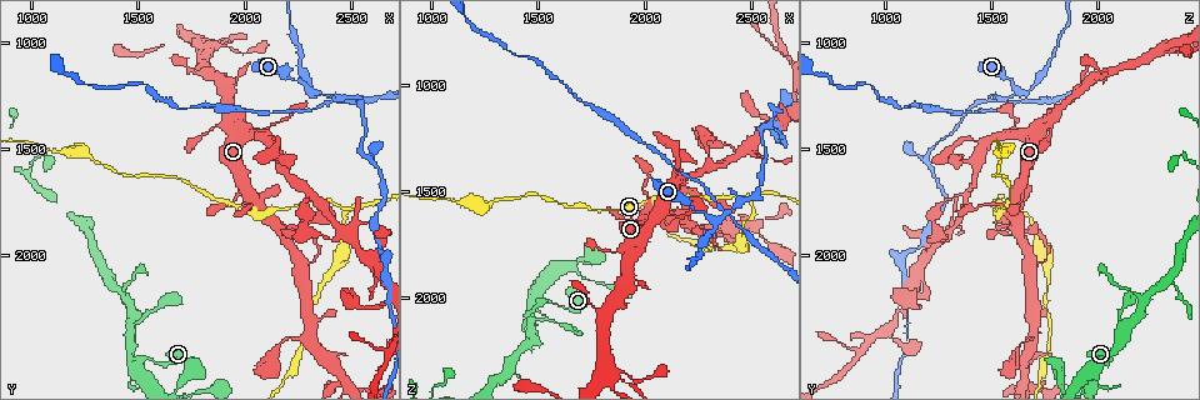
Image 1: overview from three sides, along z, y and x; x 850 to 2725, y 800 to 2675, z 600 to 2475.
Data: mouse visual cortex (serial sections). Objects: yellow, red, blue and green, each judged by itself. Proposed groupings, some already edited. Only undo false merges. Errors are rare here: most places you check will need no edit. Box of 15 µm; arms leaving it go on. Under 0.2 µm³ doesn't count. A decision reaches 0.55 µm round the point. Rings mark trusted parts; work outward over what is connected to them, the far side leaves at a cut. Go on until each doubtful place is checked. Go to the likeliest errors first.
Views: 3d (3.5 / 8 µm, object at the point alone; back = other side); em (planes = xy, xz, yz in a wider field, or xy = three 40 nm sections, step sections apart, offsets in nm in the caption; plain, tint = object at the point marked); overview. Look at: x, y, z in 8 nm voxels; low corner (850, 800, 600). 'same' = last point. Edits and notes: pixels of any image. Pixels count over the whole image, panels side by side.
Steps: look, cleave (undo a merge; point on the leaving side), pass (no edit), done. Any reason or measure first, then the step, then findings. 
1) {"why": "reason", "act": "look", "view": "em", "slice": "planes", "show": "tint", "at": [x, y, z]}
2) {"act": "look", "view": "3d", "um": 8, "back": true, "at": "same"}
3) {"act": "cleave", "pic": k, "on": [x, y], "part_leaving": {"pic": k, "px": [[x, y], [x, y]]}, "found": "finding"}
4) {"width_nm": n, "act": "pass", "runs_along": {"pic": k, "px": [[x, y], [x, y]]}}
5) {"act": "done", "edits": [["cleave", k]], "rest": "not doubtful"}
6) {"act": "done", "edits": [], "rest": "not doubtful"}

{"why": "a fork", "act": "look", "view": "3d", "um": 3.5, "at": [2390, 1250, 1590]}

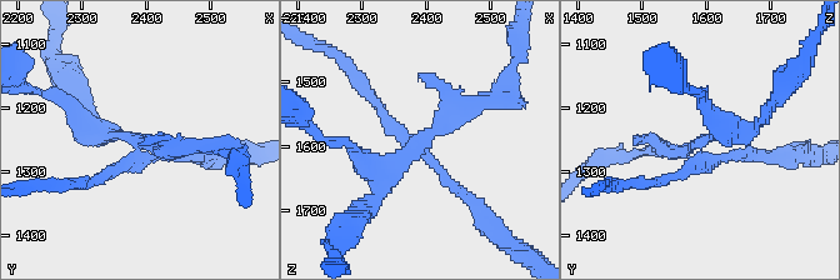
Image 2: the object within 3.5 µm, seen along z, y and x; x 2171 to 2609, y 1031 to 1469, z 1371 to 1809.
{"arms": 4, "arm_widths_nm": [150, 150, 200, 300], "act": "look", "view": "em", "slice": "xy", "step": 3, "show": "tint", "at": [2385, 1245, 1600]}

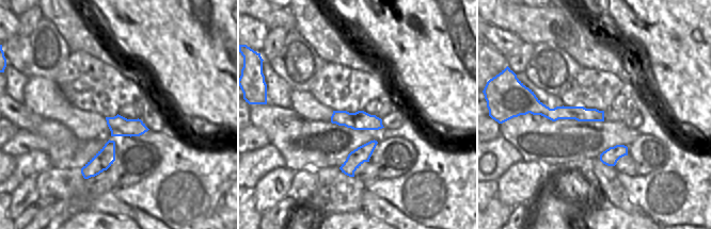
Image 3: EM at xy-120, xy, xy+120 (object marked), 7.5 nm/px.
{"act": "cleave", "pic": 2, "on": [739, 155], "part_leaving": {"pic": 2, "px": [[701, 153], [679, 176], [618, 184]]}, "found": "a second cell is stuck on"}

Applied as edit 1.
{"act": "look", "view": "3d", "um": 3.5, "back": true, "at": [2480, 1790, 1530]}

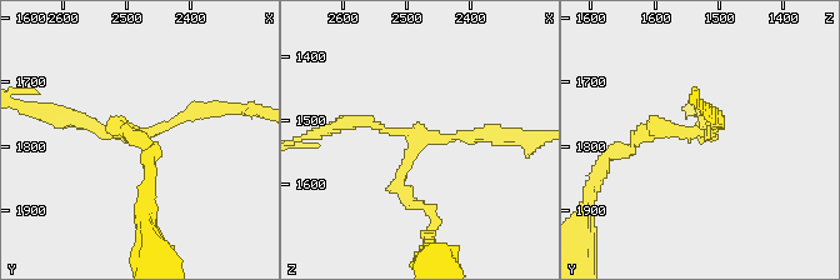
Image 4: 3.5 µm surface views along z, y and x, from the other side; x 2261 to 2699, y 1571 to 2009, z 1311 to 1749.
{"act": "look", "view": "em", "slice": "xy", "step": 3, "show": "tint", "at": [2470, 1785, 1530]}

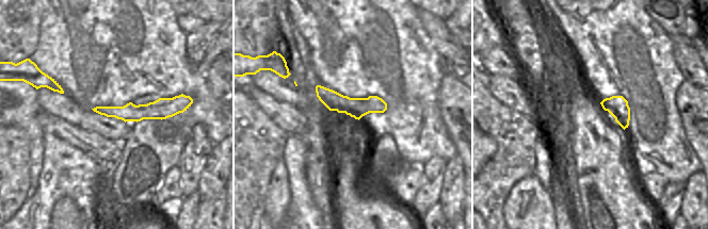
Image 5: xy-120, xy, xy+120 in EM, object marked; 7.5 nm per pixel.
{"arm_widths_nm": [150, 200, 200], "act": "cleave", "pic": 4, "on": [398, 181], "border": {"pic": 5, "px": [[367, 98], [367, 107], [370, 112]]}, "found": "two cells meet here"}

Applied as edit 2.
{"why": "a narrow waist", "act": "look", "view": "3d", "um": 3.5, "at": [2320, 1230, 1640]}

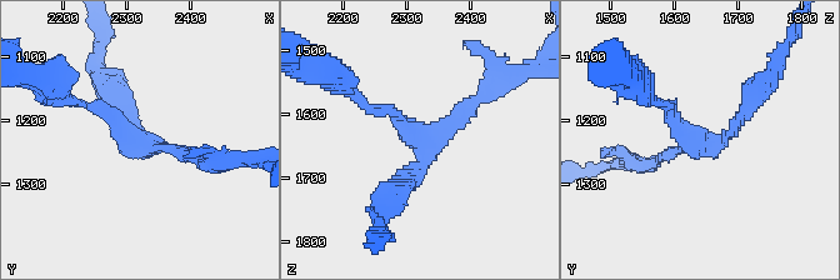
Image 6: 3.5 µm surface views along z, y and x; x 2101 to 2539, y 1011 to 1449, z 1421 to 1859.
{"arms": 3, "arm_widths_nm": [150, 150, 200], "act": "look", "view": "em", "slice": "xy", "step": 1, "show": "tint", "at": [2320, 1230, 1640]}

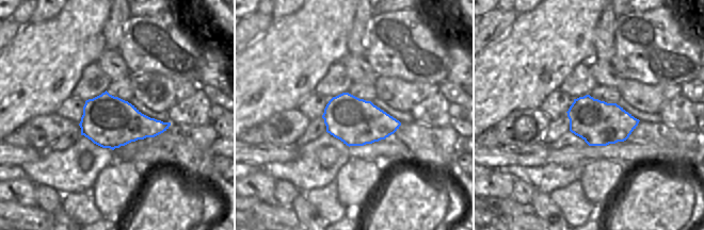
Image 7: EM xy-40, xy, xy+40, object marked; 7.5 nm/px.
{"act": "pass", "runs_along": {"pic": 6, "px": [[84, 104], [130, 139], [203, 161]]}, "found": "one cell here"}

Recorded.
{"why": "sharp bend", "act": "look", "view": "3d", "um": 3.5, "at": [2480, 2600, 1660]}

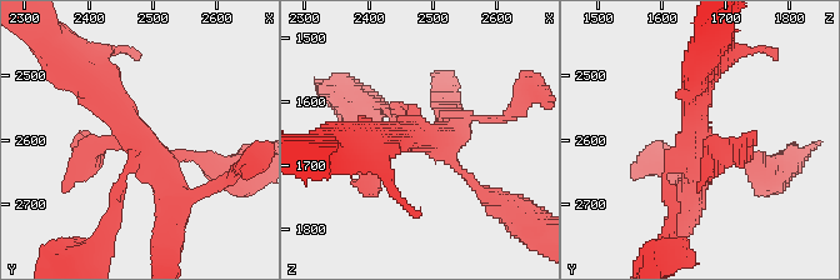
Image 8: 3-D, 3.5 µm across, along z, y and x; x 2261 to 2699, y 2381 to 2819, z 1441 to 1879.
{"act": "look", "view": "em", "slice": "xy", "step": 2, "show": "tint", "at": [2480, 2595, 1655]}

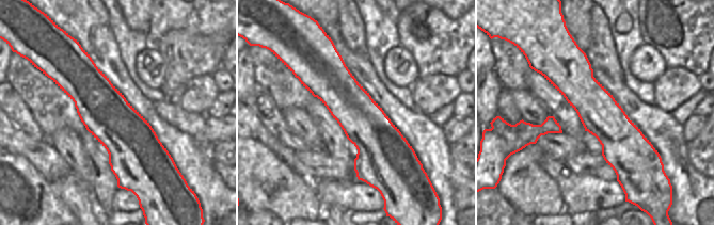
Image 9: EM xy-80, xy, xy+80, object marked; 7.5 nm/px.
{"why": "cut it another way", "act": "look", "view": "em", "slice": "planes", "show": "tint", "at": "same"}

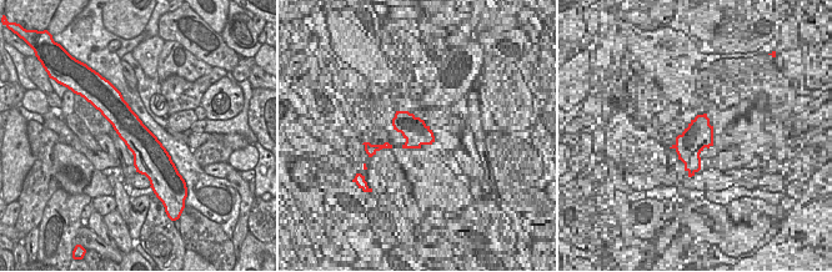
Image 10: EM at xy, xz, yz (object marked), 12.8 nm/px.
{"act": "pass", "runs_along": {"pic": 8, "px": [[78, 73], [158, 156], [196, 156]]}, "found": "one cell here"}

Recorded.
{"act": "done", "edits": [["cleave", 2], ["cleave", 4]], "rest": "not doubtful"}

